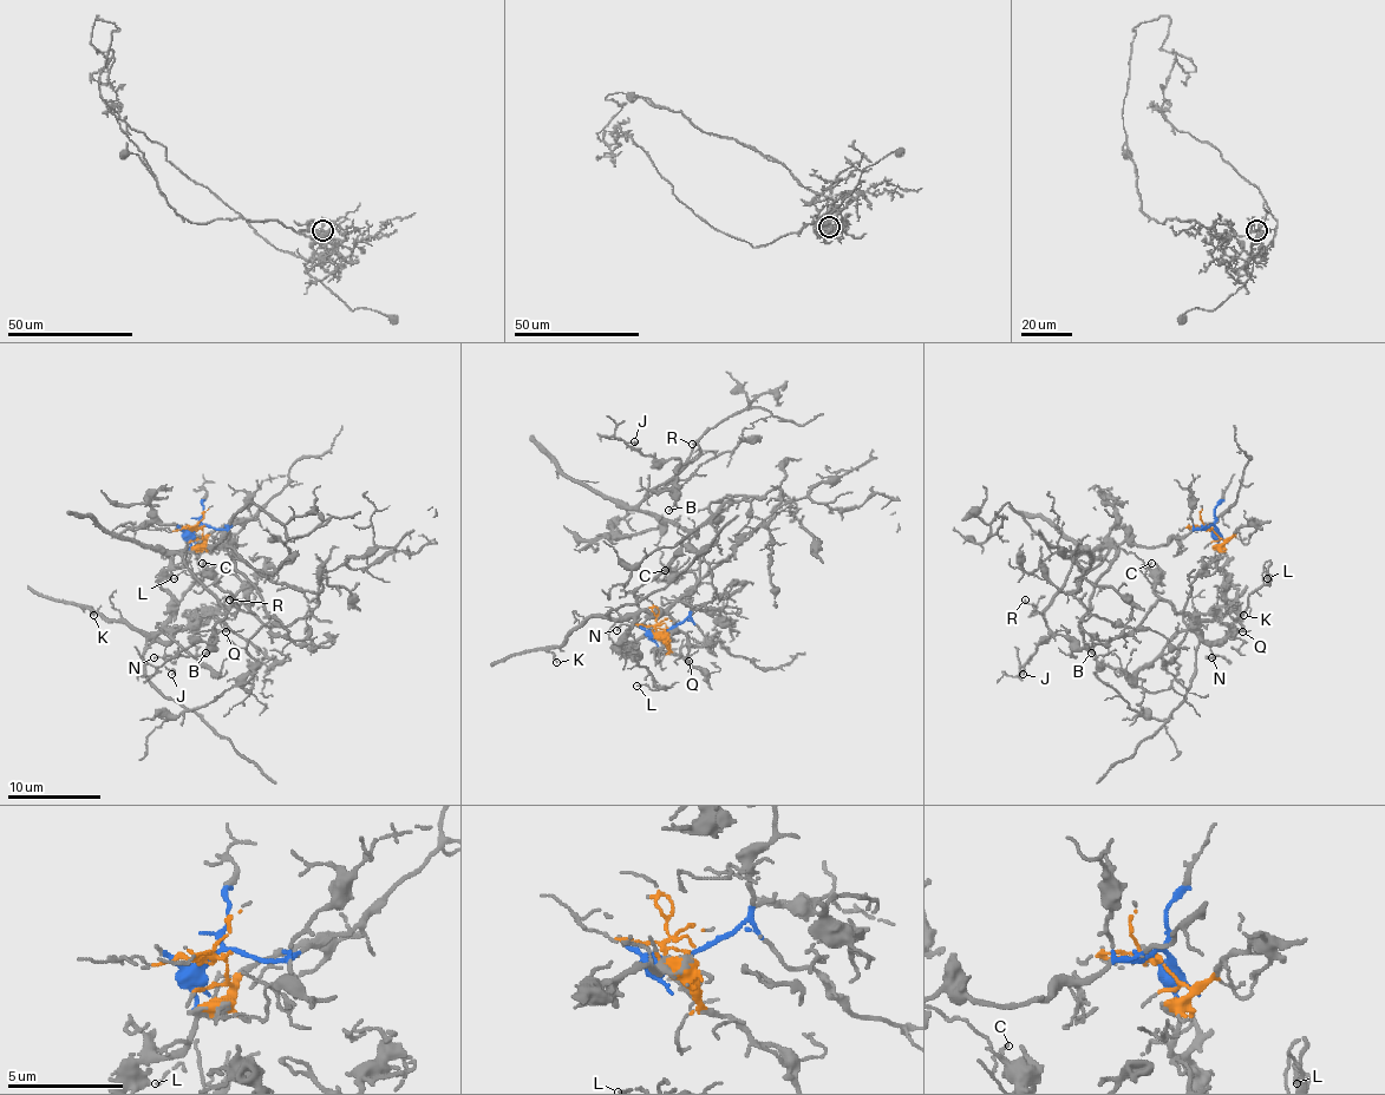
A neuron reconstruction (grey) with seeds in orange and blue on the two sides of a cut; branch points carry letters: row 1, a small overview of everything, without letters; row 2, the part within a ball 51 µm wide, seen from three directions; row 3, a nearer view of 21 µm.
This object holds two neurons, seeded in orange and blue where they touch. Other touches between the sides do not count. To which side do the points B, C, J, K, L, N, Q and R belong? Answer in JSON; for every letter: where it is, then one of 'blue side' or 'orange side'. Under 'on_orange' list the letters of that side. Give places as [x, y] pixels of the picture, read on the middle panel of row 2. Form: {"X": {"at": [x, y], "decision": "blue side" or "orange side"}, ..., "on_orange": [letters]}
{"B": {"at": [668, 510], "decision": "blue side"}, "C": {"at": [665, 570], "decision": "orange side"}, "J": {"at": [634, 441], "decision": "blue side"}, "K": {"at": [556, 662], "decision": "orange side"}, "L": {"at": [637, 686], "decision": "orange side"}, "N": {"at": [616, 630], "decision": "orange side"}, "Q": {"at": [688, 661], "decision": "orange side"}, "R": {"at": [692, 444], "decision": "blue side"}, "on_orange": ["C", "K", "L", "N", "Q"]}

